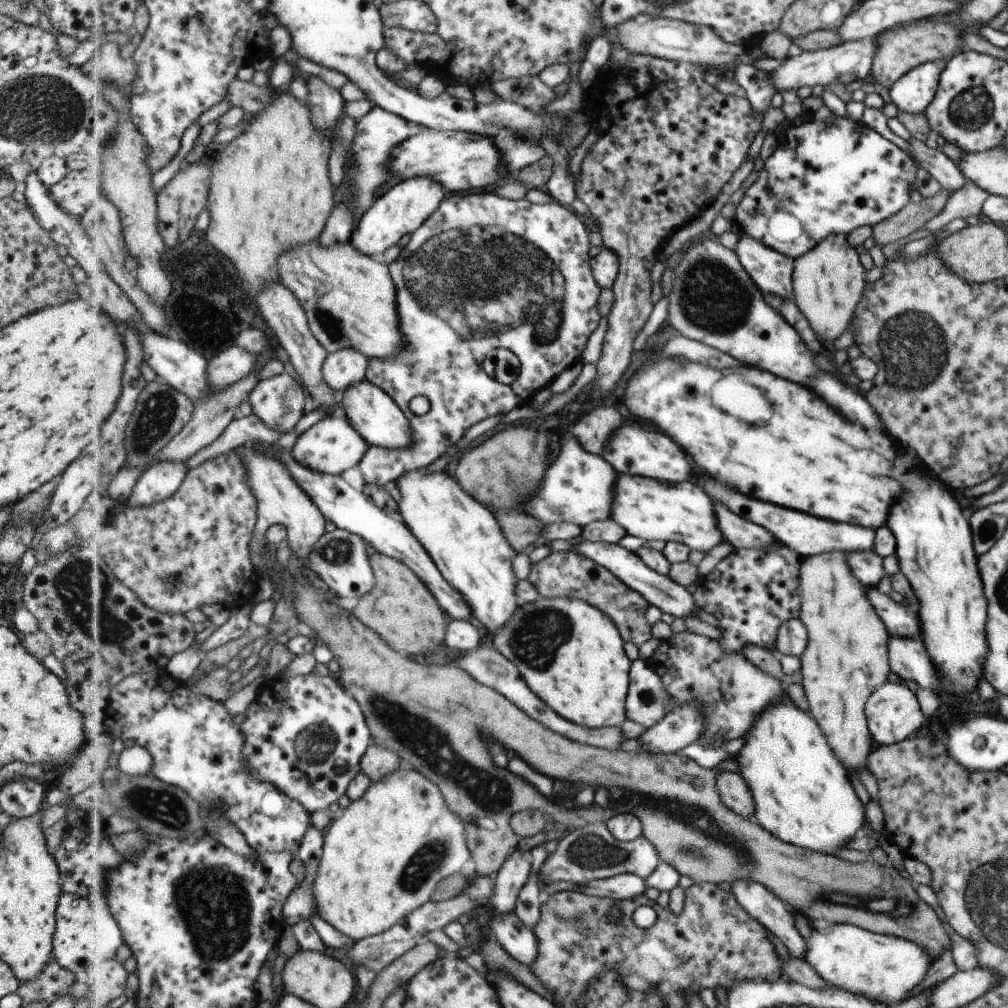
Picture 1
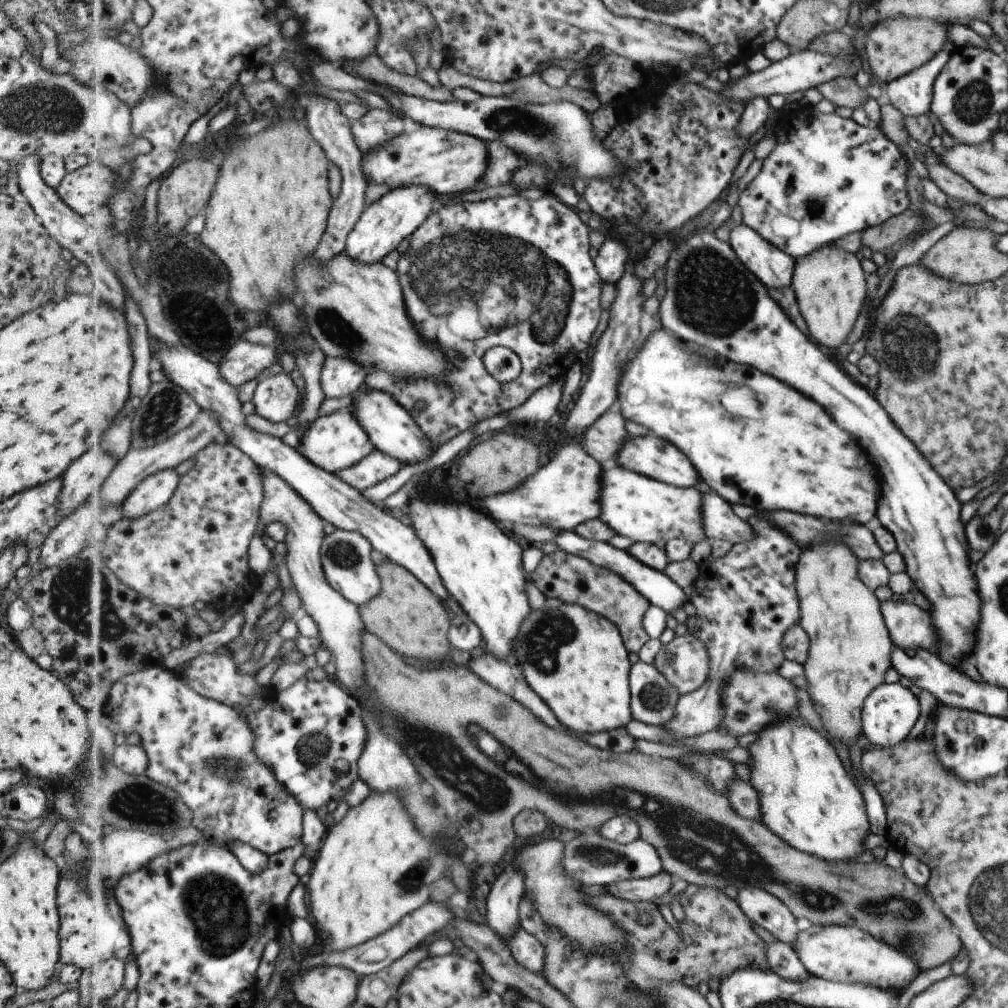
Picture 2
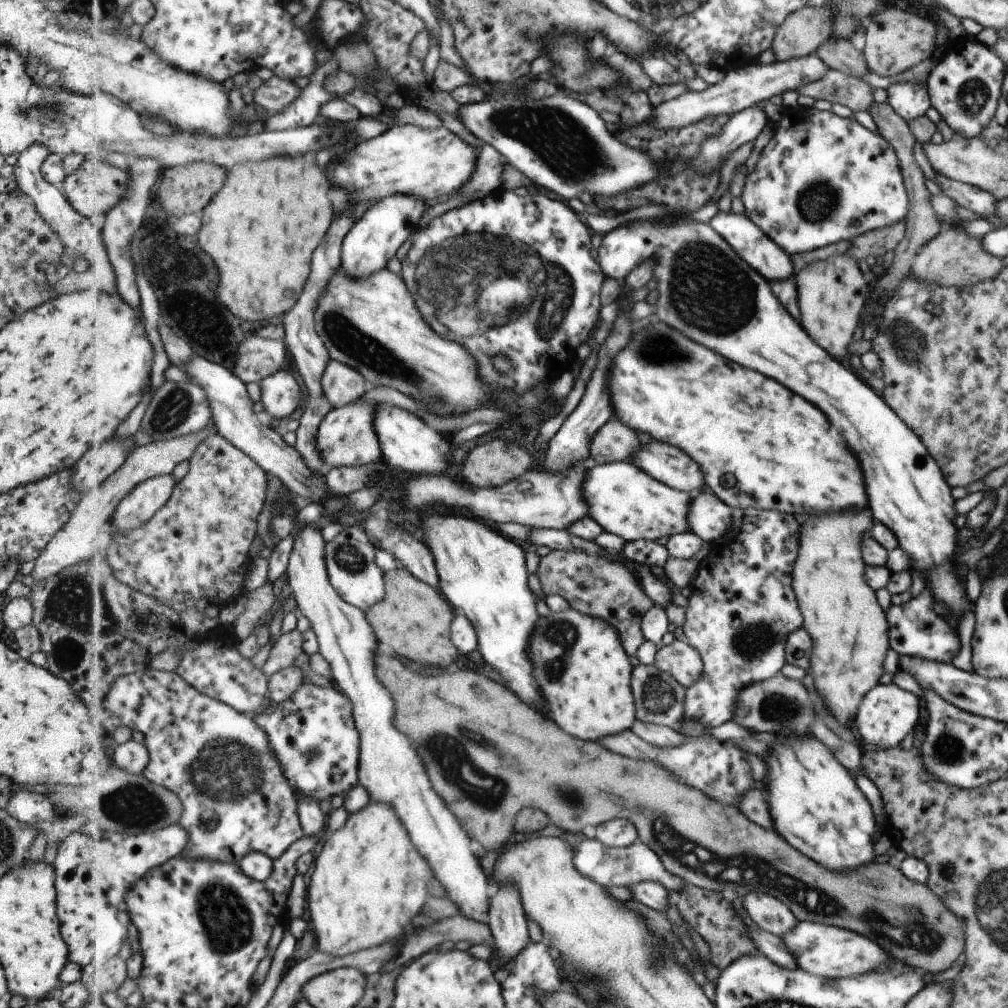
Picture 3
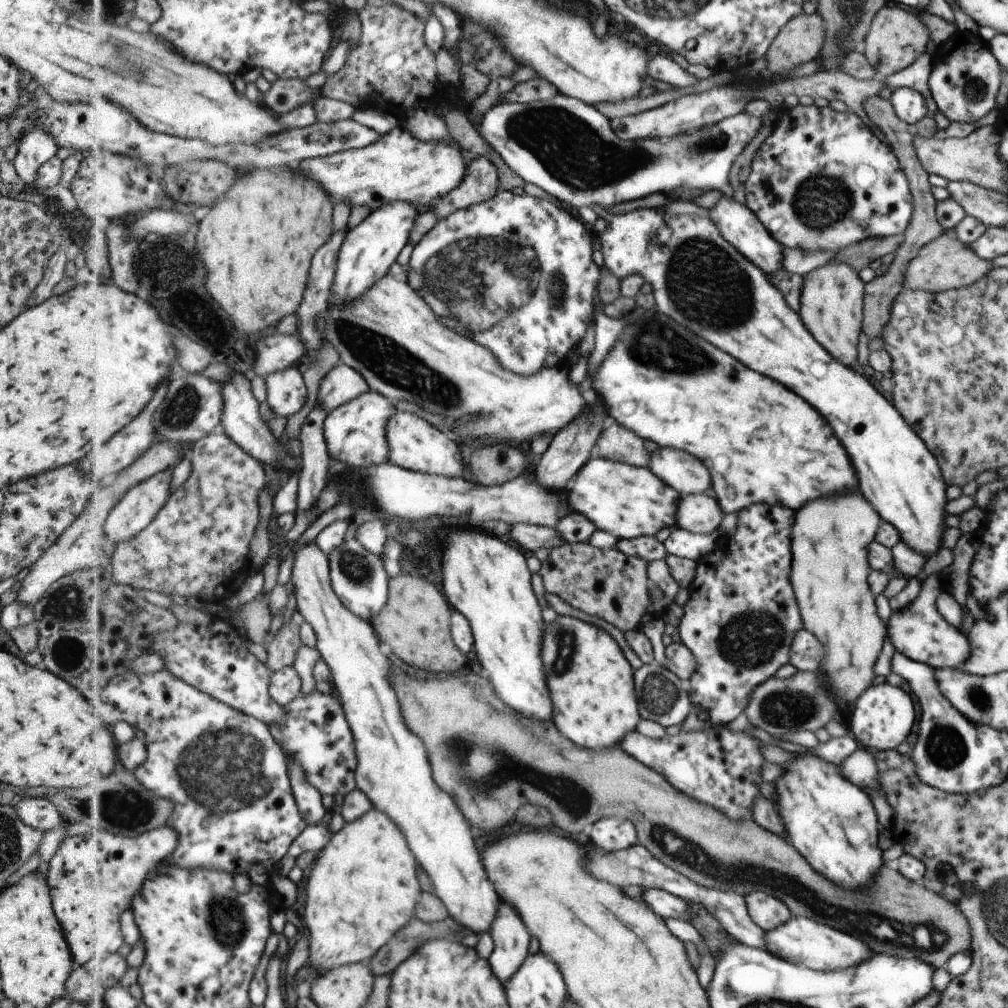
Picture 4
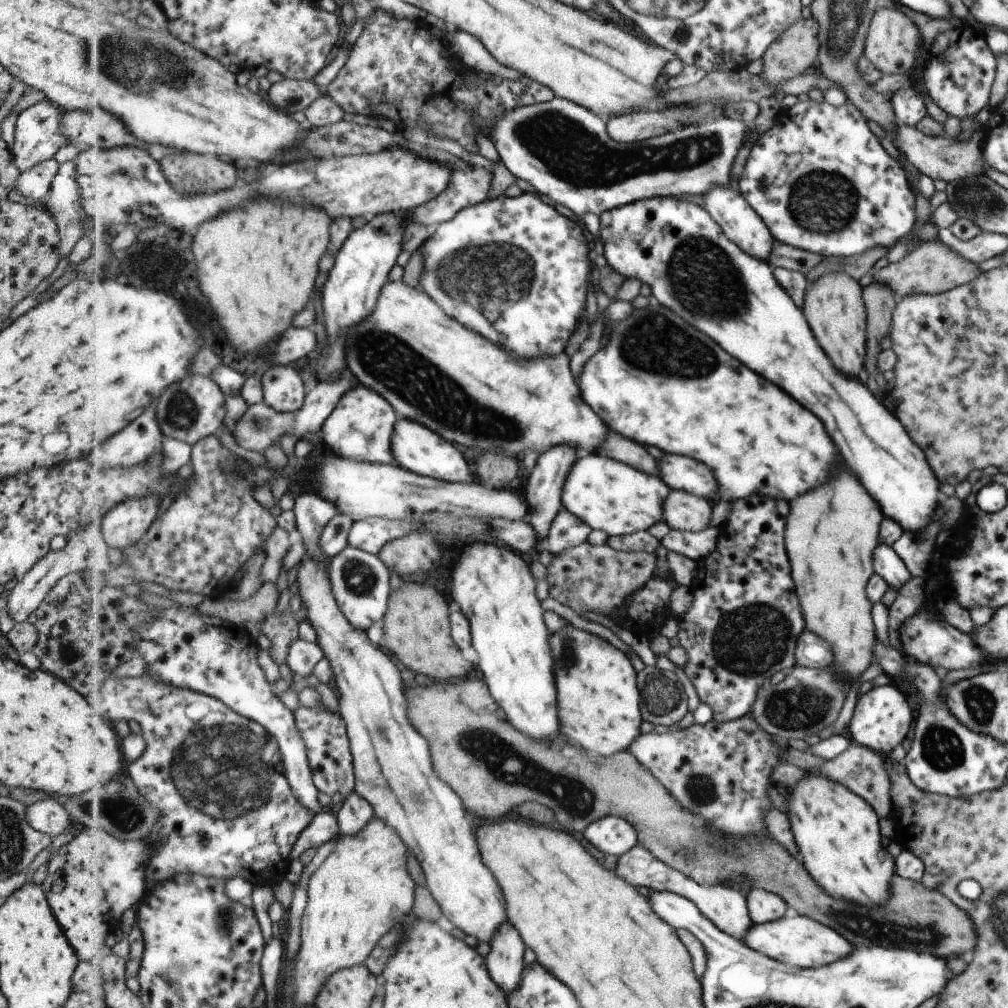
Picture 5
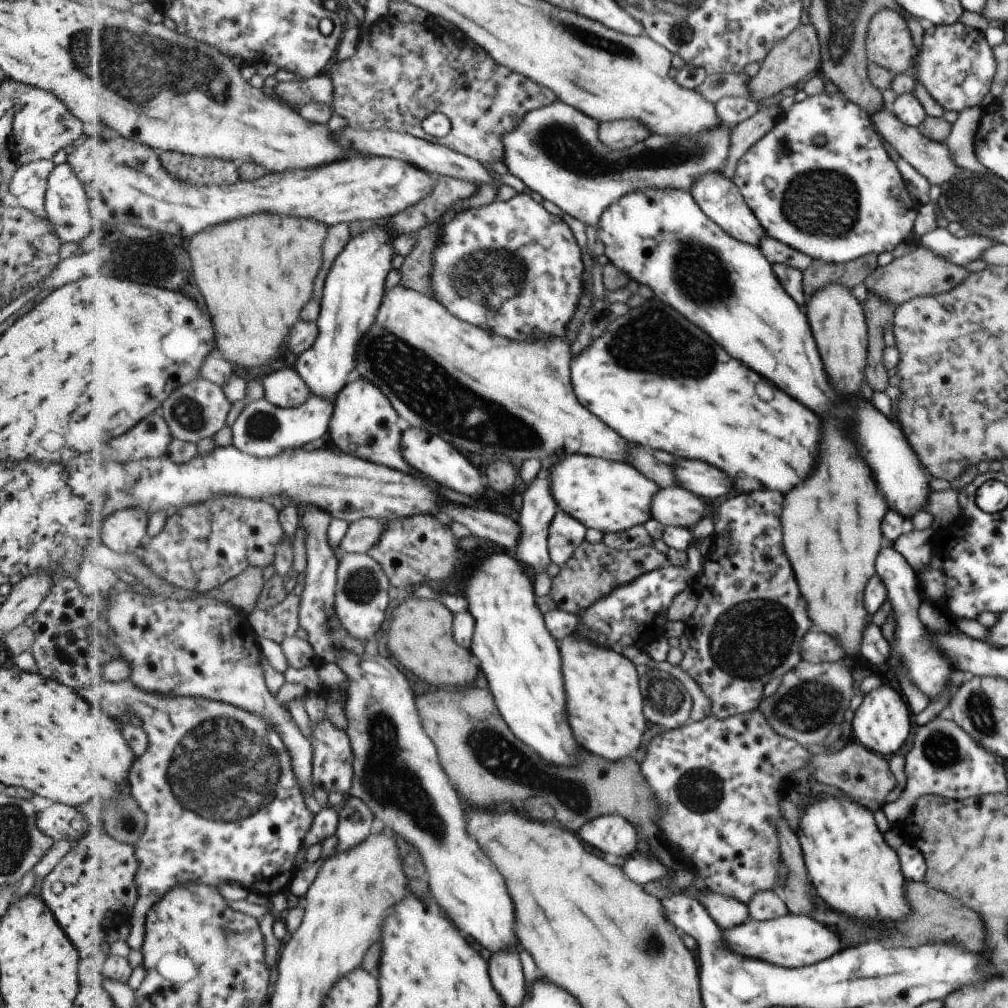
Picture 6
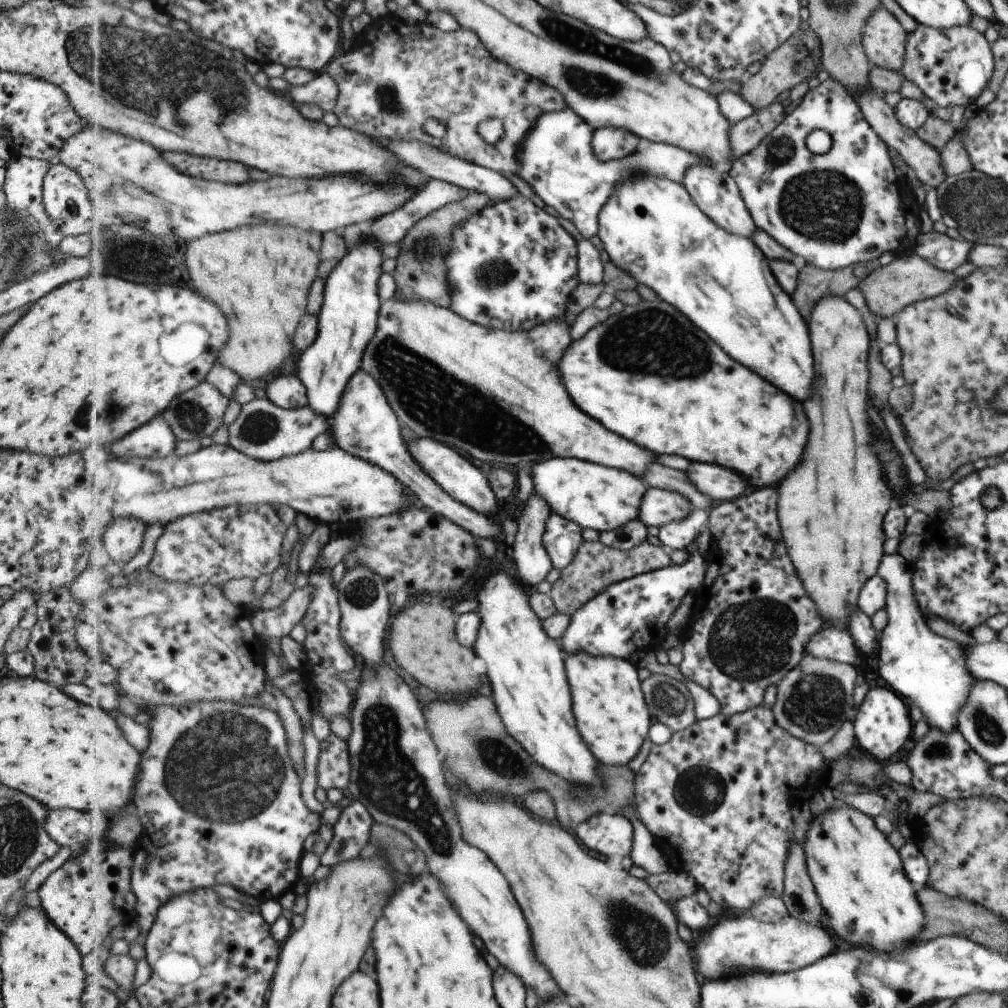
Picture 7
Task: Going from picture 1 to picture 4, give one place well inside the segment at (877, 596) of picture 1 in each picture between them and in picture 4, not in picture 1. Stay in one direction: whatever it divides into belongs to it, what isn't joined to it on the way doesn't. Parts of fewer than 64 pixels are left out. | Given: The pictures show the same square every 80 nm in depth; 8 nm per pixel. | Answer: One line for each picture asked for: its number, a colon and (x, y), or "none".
2: (910, 629)
3: (916, 631)
4: (918, 632)

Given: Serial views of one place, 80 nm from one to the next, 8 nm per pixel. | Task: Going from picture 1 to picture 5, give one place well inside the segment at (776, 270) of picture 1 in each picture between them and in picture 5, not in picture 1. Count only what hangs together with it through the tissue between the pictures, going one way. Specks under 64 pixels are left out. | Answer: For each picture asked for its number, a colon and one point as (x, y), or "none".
2: (773, 267)
3: (753, 245)
4: (738, 223)
5: (740, 222)

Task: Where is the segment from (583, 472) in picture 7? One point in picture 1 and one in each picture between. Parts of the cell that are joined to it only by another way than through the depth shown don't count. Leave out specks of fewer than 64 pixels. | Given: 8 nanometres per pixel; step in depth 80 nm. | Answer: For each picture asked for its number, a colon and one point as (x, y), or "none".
1: (651, 509)
2: (637, 506)
3: (627, 501)
4: (630, 502)
5: (612, 496)
6: (612, 497)

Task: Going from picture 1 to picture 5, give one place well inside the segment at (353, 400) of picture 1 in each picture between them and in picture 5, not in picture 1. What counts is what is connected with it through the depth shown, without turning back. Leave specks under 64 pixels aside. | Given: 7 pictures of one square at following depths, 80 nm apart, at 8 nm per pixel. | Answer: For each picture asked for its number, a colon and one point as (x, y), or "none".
2: (394, 430)
3: (408, 444)
4: (415, 445)
5: (419, 449)

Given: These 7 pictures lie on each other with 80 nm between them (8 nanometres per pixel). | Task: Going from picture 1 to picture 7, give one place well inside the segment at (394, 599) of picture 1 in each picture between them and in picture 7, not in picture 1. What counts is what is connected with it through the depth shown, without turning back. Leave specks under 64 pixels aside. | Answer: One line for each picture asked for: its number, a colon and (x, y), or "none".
2: (415, 622)
3: (414, 619)
4: (416, 621)
5: (417, 628)
6: (421, 630)
7: (422, 638)

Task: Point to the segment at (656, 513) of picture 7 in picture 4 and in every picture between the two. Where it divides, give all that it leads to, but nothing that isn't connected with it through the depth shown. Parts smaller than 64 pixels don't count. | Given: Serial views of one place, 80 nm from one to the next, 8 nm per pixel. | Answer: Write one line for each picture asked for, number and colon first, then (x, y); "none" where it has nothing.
4: (699, 513)
5: (682, 510)
6: (675, 506)

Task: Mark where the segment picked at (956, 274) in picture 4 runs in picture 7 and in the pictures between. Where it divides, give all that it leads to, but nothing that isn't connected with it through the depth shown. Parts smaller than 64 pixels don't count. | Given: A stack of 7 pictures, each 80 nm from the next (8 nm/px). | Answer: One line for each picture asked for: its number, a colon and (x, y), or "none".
5: (931, 267)
6: (920, 273)
7: (886, 289)

